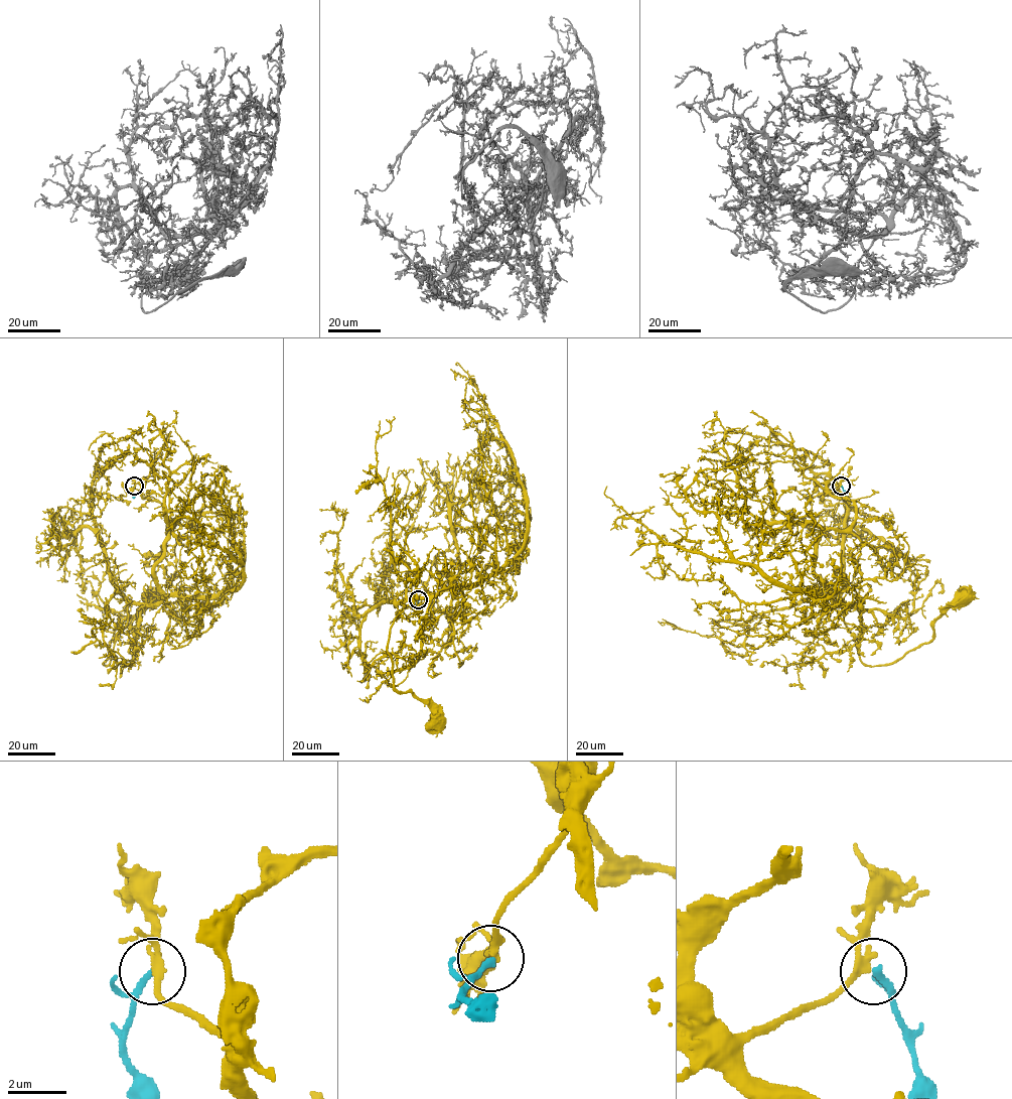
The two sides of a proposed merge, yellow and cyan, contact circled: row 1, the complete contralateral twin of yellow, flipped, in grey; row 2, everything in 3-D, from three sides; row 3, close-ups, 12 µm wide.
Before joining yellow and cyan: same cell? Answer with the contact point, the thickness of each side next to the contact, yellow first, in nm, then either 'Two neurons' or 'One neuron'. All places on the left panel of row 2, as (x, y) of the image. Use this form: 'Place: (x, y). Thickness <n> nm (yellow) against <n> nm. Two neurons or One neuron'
Place: (134, 486). Thickness 240 nm (yellow) against 200 nm. One neuron

